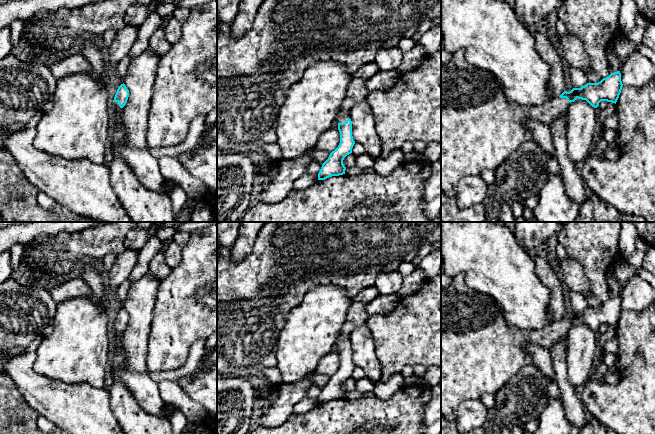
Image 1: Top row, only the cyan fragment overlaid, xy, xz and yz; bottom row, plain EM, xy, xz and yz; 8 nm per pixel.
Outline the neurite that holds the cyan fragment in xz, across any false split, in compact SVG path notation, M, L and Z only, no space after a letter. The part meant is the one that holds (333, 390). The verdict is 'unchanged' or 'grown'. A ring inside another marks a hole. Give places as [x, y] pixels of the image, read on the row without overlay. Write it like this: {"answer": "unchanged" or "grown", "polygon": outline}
{"answer": "grown", "polygon": "M340 333L336 338L335 345L338 347L338 354L341 358L340 367L322 388L318 397L318 404L325 404L332 400L345 398L346 391L343 388L343 384L352 377L352 372L355 368L352 360L352 345L349 338L345 338Z"}

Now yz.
{"answer": "grown", "polygon": "M458 274L447 287L441 288L441 416L448 421L455 421L462 402L479 400L485 393L495 395L501 390L523 366L531 364L531 355L524 350L527 343L535 343L550 351L557 341L567 336L570 328L577 322L586 324L594 332L597 332L601 325L616 328L622 311L621 297L617 295L598 307L589 306L581 312L564 315L559 321L554 321L539 331L521 330L506 323L503 310L493 298L469 288L464 275Z"}

